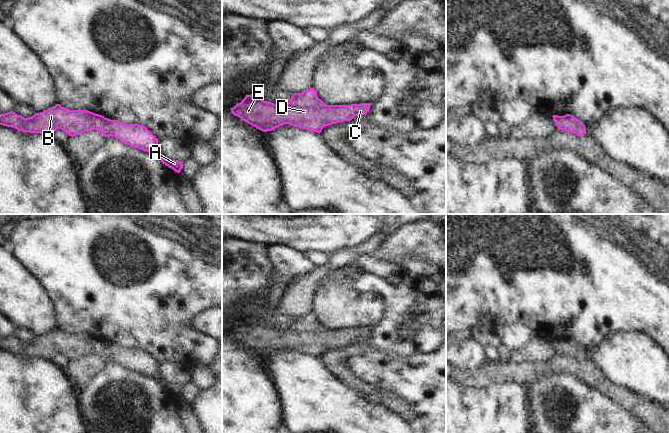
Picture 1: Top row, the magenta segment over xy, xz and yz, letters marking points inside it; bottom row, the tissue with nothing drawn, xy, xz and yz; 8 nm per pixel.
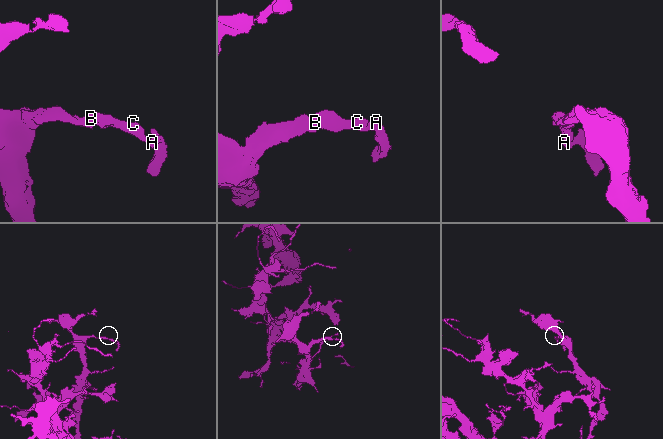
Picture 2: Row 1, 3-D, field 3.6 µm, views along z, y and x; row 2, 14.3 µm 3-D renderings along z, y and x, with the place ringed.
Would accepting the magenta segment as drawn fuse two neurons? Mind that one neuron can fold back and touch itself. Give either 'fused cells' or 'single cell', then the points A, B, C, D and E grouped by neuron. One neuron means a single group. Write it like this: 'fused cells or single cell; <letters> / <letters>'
single cell; A B C D E

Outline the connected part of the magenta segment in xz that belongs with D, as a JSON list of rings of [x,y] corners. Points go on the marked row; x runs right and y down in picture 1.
[[[311,87],[301,93],[294,93],[284,106],[264,101],[251,94],[230,109],[232,114],[263,132],[289,124],[320,133],[325,126],[350,121],[354,116],[366,114],[371,105],[326,105]]]

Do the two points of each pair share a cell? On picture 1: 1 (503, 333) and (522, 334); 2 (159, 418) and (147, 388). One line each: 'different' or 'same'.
1: same
2: same

